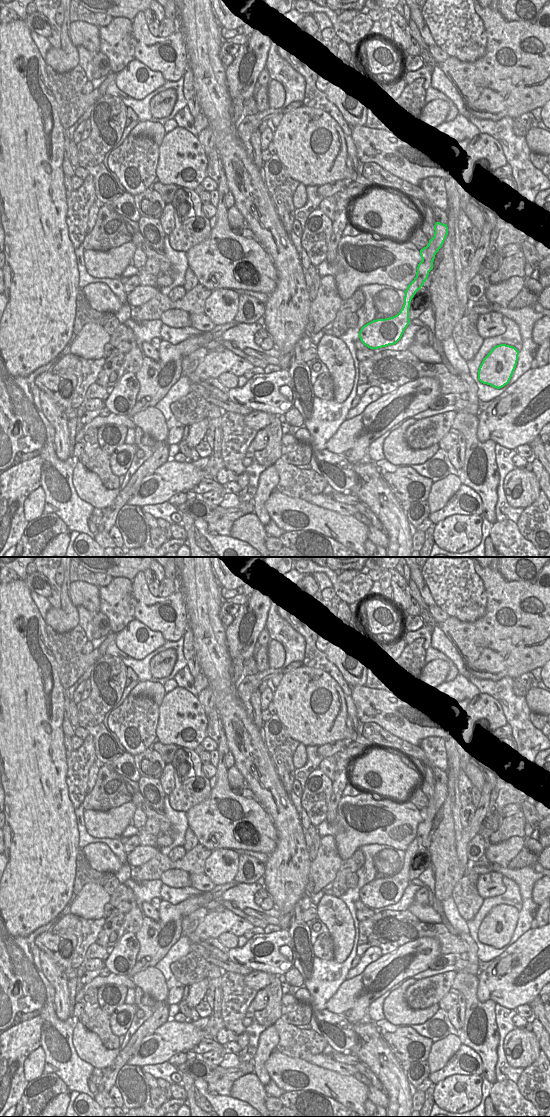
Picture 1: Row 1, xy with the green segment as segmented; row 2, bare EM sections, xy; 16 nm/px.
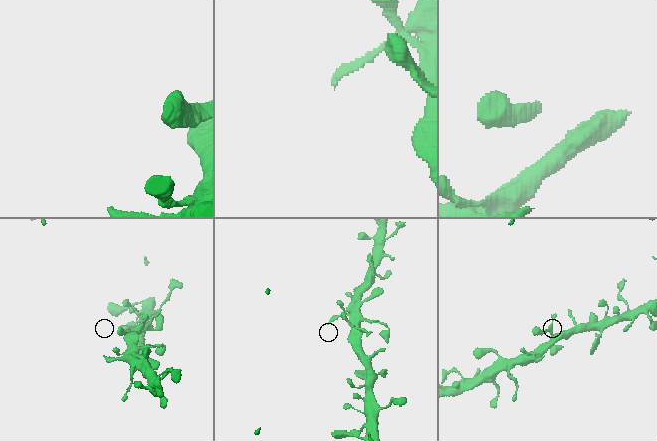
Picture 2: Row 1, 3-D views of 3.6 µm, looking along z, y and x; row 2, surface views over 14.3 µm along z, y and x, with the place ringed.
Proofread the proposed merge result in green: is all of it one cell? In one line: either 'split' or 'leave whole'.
leave whole

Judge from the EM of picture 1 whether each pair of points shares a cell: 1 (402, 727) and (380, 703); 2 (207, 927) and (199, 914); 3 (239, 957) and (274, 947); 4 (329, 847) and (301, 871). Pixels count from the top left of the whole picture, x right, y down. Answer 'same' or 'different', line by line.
1: same
2: different
3: same
4: different

